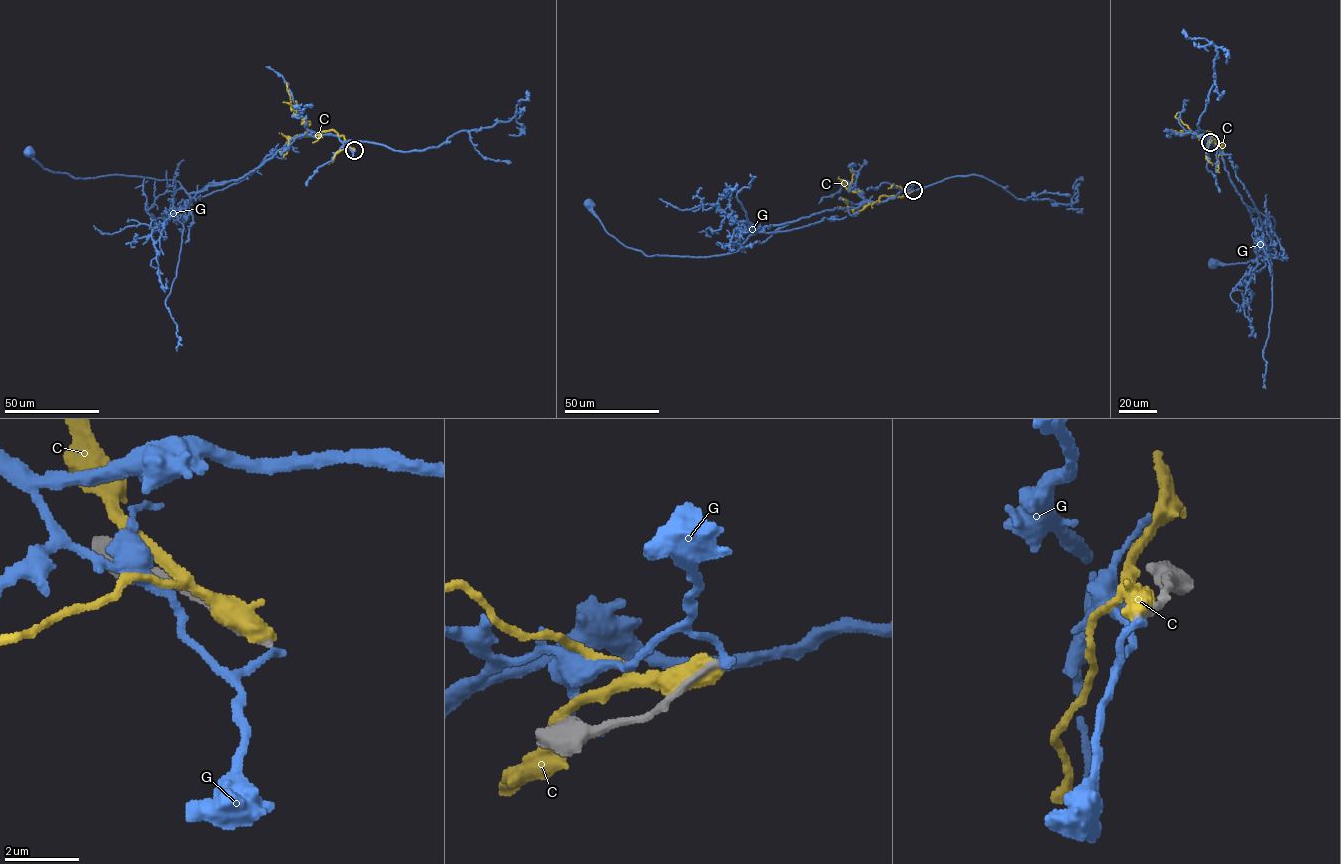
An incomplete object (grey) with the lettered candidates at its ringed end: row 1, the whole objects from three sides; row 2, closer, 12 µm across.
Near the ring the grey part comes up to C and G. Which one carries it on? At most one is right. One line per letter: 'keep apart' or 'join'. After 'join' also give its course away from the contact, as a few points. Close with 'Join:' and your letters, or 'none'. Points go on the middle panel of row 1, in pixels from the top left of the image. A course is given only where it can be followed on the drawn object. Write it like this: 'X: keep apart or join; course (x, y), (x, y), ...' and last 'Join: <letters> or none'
C: keep apart
G: keep apart
Join: none

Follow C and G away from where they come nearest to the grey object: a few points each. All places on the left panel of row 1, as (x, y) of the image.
C: (353, 150), (343, 136), (333, 130), (307, 135), (310, 121), (297, 116), (292, 109), (286, 83)
G: (354, 150), (329, 134), (292, 138), (238, 180), (188, 194), (174, 180), (74, 178), (44, 168), (29, 152)

